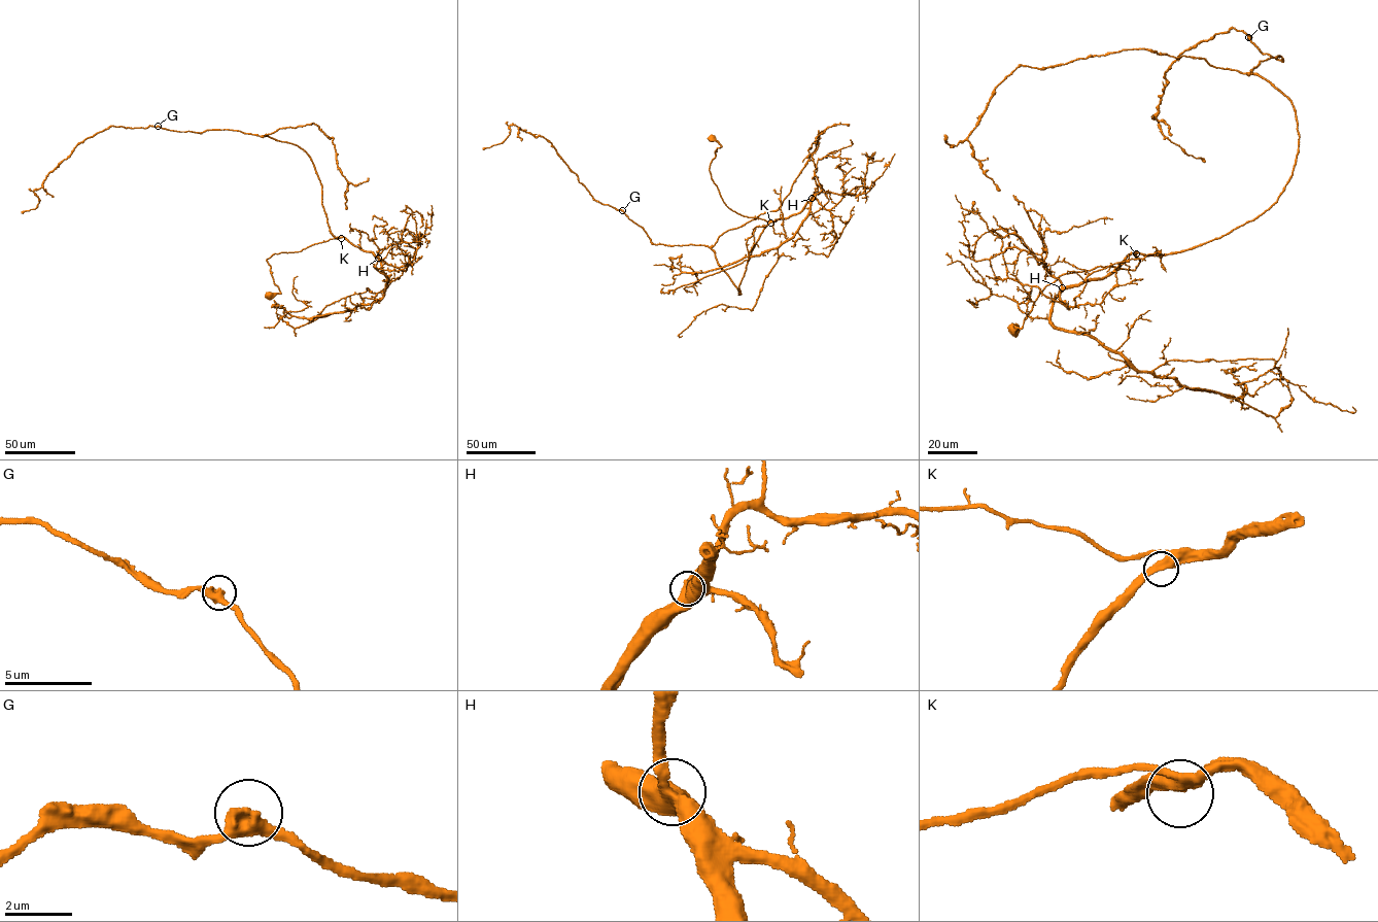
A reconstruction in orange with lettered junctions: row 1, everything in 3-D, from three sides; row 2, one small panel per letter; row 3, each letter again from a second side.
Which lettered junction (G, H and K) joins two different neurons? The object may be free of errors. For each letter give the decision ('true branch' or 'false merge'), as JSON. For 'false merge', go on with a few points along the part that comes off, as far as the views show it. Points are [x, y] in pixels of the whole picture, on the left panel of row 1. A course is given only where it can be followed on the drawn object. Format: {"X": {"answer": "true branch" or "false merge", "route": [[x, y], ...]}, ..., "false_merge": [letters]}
{"G": {"answer": "true branch"}, "H": {"answer": "true branch"}, "K": {"answer": "true branch"}, "false_merge": []}

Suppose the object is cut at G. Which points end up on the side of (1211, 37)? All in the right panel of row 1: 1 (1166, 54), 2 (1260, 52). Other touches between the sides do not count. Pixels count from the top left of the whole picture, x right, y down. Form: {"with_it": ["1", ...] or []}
{"with_it": ["2"]}

